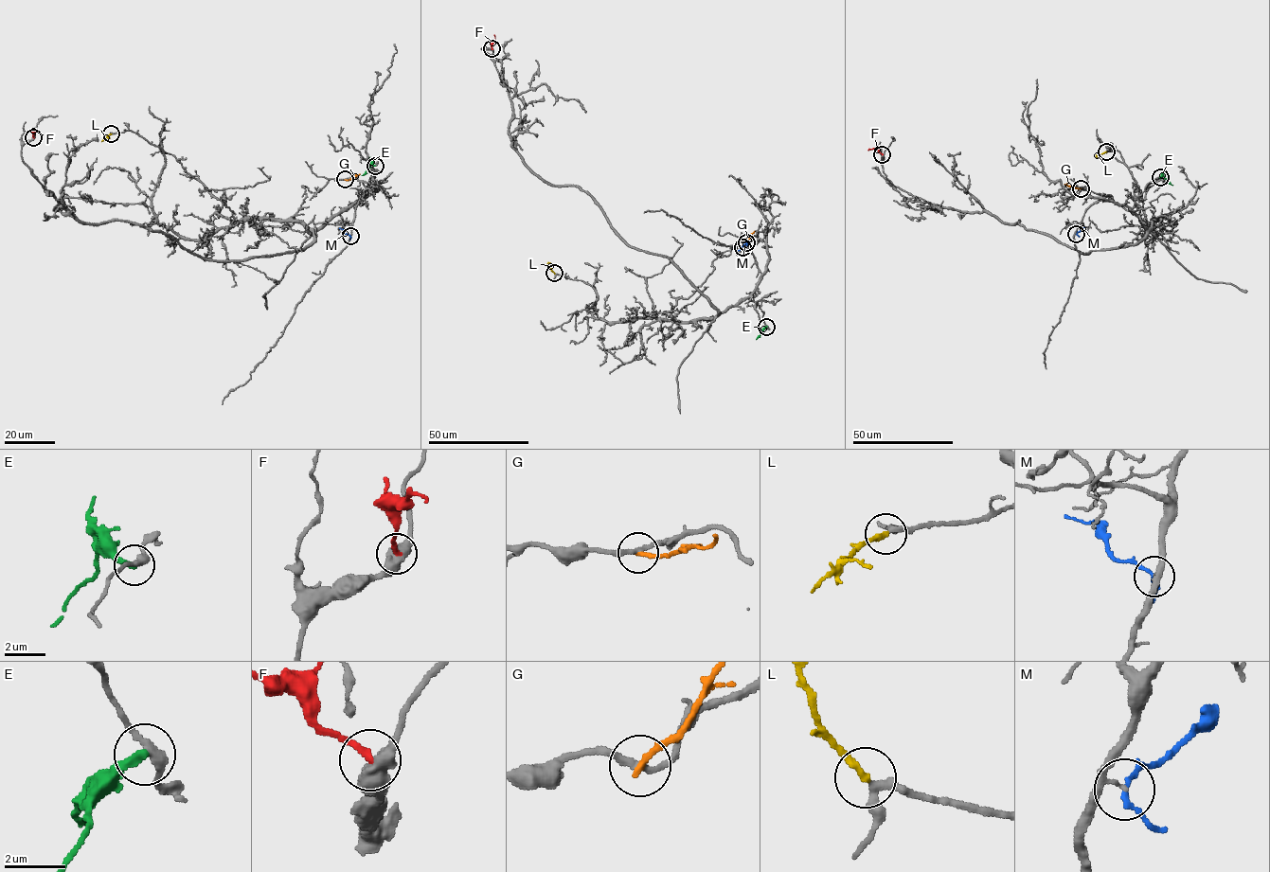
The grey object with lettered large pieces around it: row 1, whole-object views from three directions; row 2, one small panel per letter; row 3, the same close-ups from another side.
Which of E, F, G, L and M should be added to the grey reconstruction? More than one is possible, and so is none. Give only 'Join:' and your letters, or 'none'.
Join: F, L

